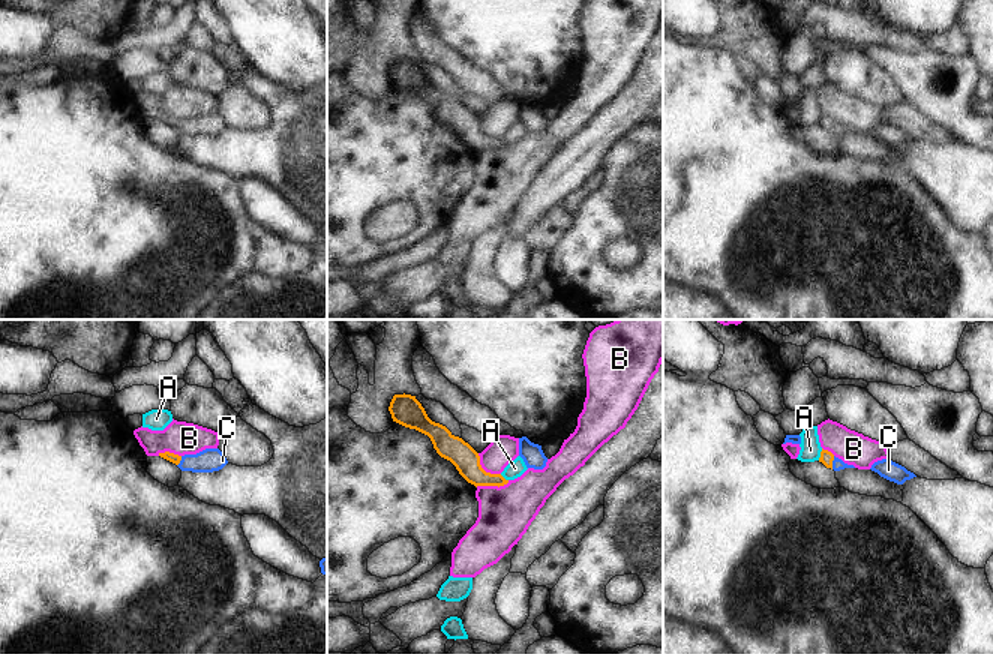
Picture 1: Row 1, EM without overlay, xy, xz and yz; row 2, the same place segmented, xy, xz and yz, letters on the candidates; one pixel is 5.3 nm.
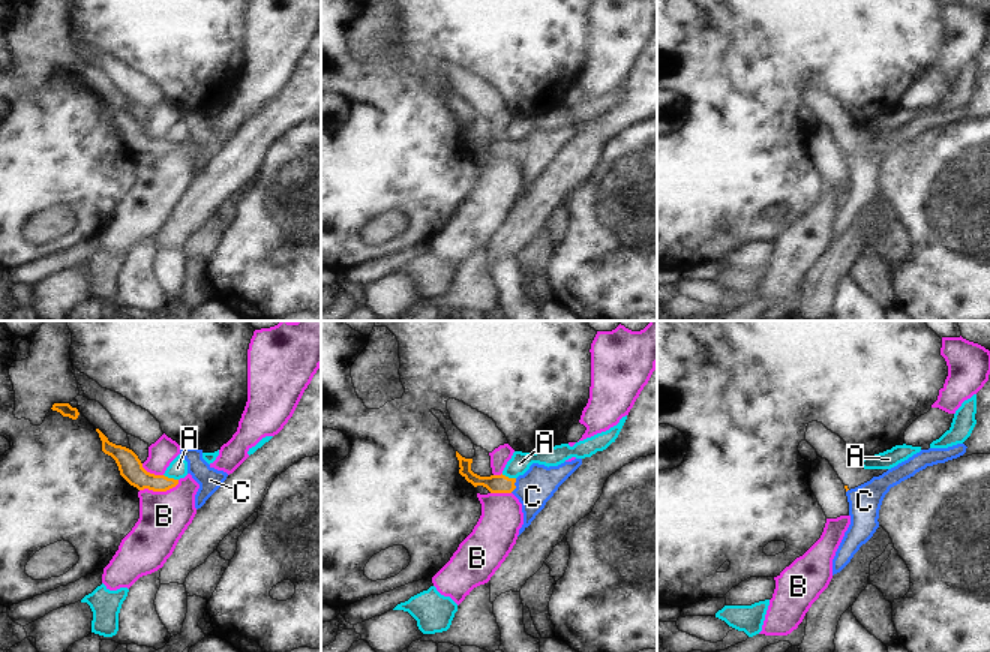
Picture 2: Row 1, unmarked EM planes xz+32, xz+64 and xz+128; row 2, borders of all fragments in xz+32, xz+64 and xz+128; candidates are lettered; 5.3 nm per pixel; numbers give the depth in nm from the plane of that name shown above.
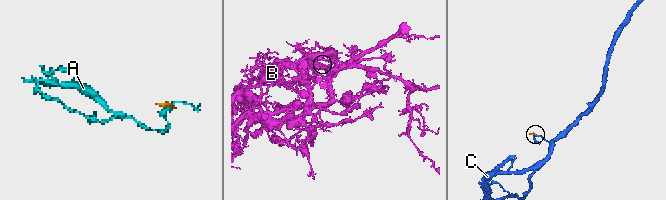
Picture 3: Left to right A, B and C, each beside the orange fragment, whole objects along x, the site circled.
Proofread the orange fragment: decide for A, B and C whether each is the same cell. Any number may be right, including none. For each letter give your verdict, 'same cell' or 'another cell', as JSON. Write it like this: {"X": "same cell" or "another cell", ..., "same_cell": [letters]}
{"A": "another cell", "B": "another cell", "C": "same cell", "same_cell": ["C"]}

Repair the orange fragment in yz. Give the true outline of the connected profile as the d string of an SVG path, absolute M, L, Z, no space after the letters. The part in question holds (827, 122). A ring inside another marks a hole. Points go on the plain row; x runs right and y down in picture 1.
M824 112L820 116L819 126L822 126L826 132L831 132L834 135L840 135L844 132L855 132L854 129L844 128L842 123L836 122L831 116Z

